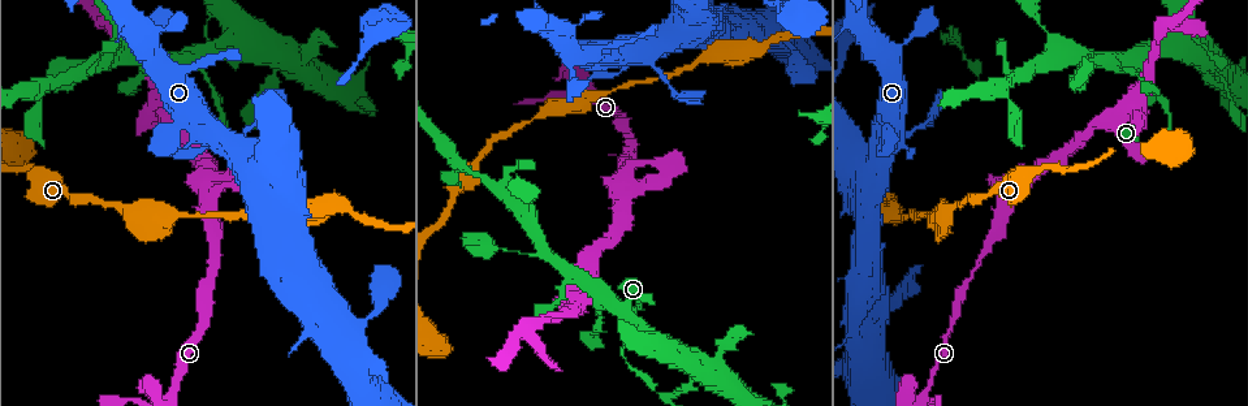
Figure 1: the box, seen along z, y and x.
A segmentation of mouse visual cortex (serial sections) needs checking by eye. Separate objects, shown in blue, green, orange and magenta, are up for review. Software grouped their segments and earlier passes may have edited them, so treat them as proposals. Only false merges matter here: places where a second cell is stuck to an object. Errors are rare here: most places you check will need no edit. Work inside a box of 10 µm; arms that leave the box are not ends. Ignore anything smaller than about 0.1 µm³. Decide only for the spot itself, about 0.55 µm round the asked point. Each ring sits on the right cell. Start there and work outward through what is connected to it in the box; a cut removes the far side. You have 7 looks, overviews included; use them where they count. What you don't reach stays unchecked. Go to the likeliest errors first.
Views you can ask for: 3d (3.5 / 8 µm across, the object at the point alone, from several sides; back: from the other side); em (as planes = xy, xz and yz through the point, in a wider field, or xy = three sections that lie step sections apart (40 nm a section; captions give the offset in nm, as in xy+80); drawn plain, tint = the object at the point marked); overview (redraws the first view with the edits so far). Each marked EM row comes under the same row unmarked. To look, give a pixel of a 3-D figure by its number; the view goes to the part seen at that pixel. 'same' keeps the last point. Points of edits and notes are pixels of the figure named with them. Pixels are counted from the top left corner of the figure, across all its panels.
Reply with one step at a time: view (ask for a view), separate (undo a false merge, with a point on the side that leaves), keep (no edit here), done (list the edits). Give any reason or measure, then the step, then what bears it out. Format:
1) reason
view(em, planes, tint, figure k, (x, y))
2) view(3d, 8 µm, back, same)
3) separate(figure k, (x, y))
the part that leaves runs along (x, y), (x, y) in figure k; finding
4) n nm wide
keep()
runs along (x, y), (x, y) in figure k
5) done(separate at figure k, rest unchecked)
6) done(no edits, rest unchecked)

abrupt turn
view(3d, 3.5 µm, figure 1, (1172, 42))

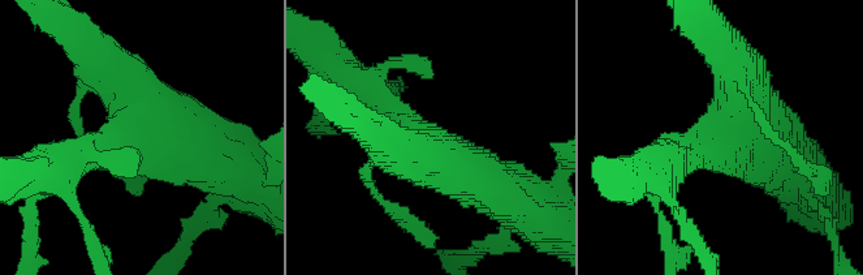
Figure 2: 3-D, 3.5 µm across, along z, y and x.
3 arms; arms of 350, 600, 600 nm; need the tissue
view(em, xy, step 3, tint, figure 2, (727, 138))

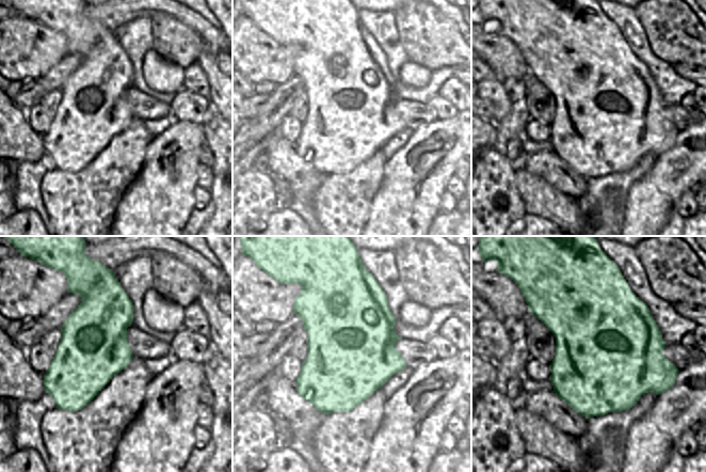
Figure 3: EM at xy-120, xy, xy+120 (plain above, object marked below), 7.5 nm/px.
keep()
runs along (361, 87), (469, 175), (500, 190) in figure 2; all the same cell

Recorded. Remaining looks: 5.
view(3d, 3.5 µm, figure 1, (596, 95))

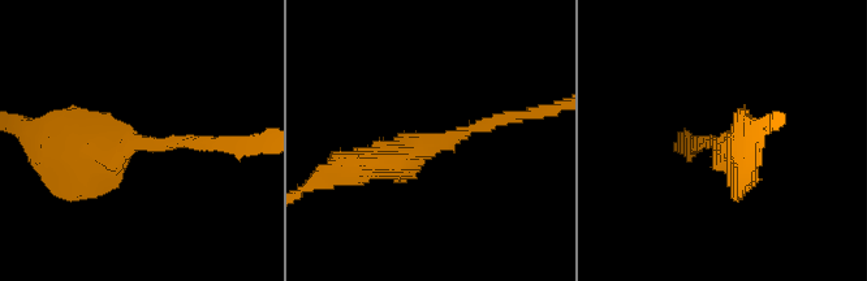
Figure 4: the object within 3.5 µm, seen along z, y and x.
now the EM
view(em, xy, step 3, tint, figure 4, (719, 141))

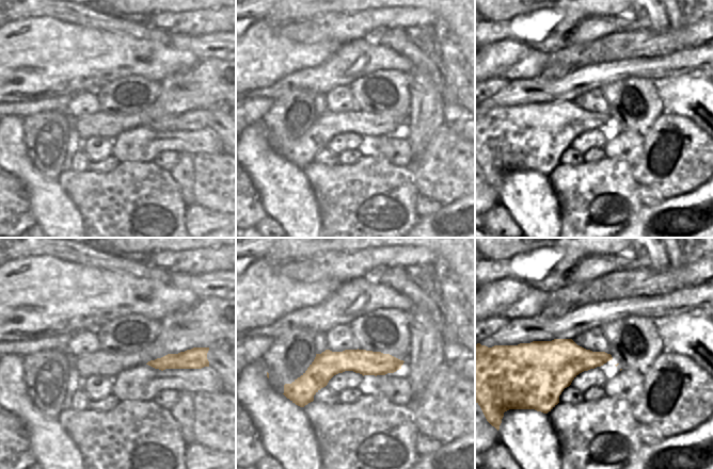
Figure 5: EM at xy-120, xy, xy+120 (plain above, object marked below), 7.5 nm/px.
keep()
runs along (348, 168), (400, 161), (516, 115) in figure 4; all the same cell

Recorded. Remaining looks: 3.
calibre changes
view(3d, 8 µm, back, figure 1, (450, 204))

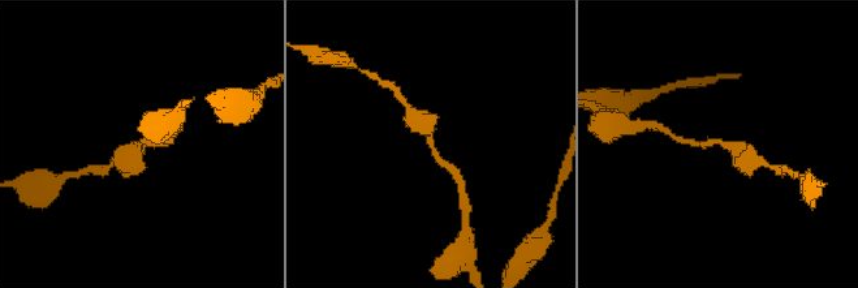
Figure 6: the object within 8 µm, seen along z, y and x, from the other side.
arms of 200, 600 nm
view(em, xy, step 2, tint, same)

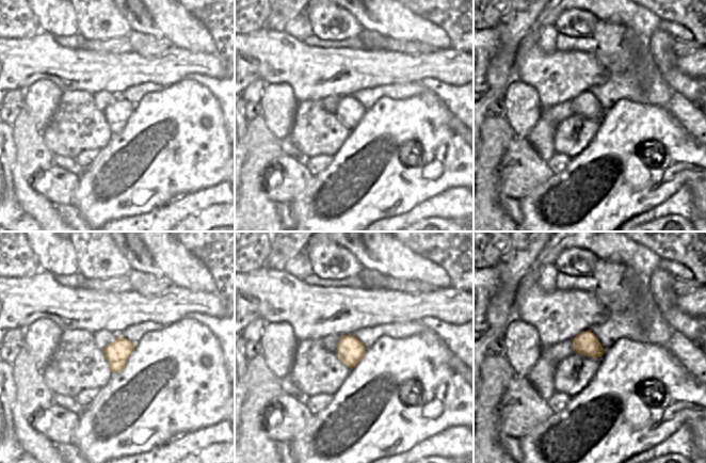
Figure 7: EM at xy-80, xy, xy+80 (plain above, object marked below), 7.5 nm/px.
keep()
runs along (414, 117), (455, 172) in figure 6; all the same cell

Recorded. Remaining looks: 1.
done(no edits, rest unchecked)

